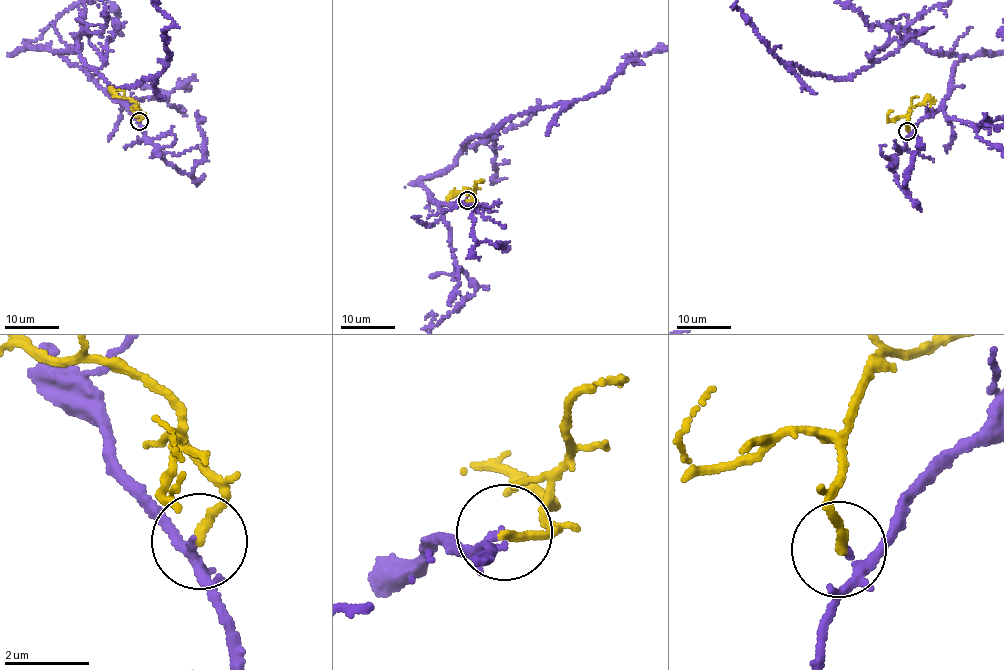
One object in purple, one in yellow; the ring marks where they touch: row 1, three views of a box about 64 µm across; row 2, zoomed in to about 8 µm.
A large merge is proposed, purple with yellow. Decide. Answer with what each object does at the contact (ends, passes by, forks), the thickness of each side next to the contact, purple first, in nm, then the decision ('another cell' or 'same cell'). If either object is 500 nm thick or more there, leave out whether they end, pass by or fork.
purple passes by; yellow ends; calibres 170 and 200 nm; another cell

